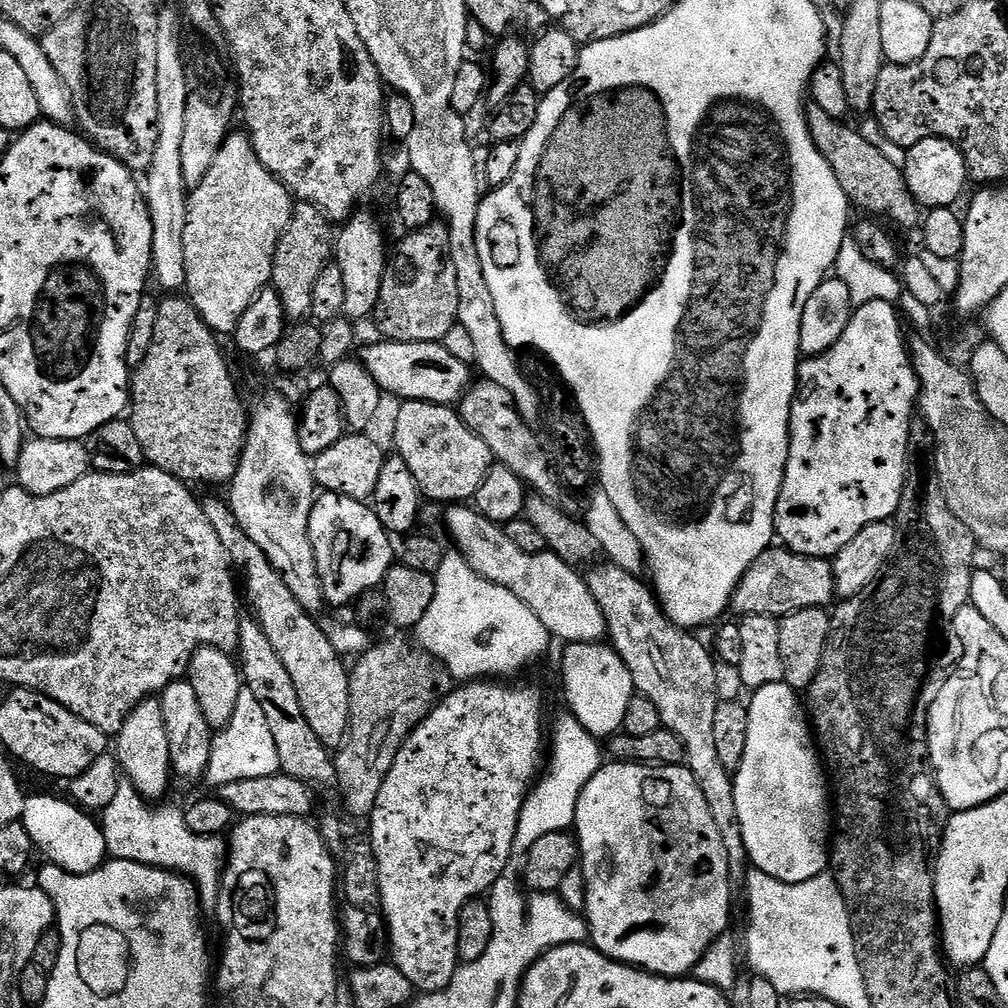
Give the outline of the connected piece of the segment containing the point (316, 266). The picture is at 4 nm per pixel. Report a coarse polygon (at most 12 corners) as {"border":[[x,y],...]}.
{"border":[[297,203],[274,250],[271,287],[304,322],[334,224]]}

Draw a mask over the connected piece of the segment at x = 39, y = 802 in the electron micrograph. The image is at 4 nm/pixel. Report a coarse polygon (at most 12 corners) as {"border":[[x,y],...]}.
{"border":[[29,795],[22,823],[51,863],[105,863],[103,827],[56,796]]}

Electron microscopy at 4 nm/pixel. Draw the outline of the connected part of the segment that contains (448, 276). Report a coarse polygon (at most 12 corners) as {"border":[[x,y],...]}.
{"border":[[448,225],[388,258],[374,321],[394,342],[443,342],[458,323]]}

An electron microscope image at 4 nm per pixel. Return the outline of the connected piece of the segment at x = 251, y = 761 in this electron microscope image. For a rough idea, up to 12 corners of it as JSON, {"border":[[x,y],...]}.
{"border":[[247,686],[213,735],[206,780],[275,776],[278,749]]}

